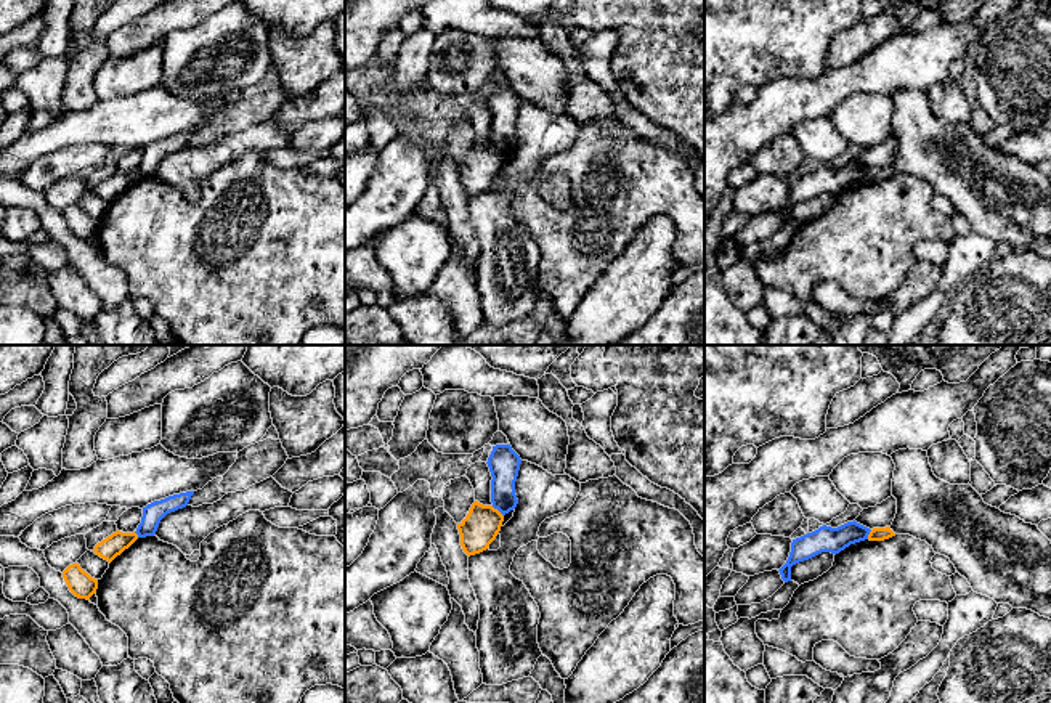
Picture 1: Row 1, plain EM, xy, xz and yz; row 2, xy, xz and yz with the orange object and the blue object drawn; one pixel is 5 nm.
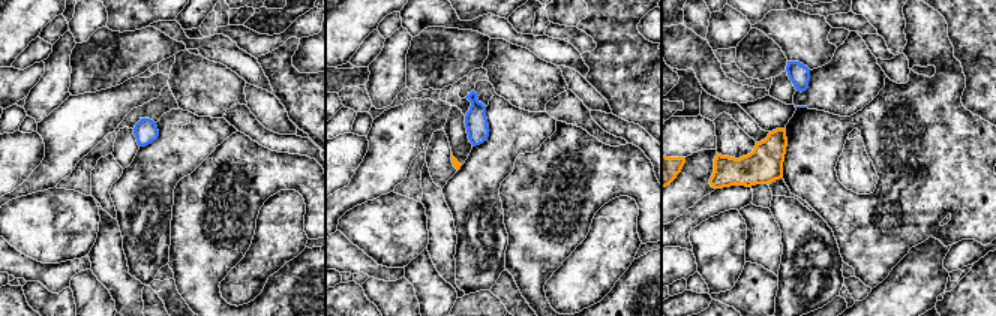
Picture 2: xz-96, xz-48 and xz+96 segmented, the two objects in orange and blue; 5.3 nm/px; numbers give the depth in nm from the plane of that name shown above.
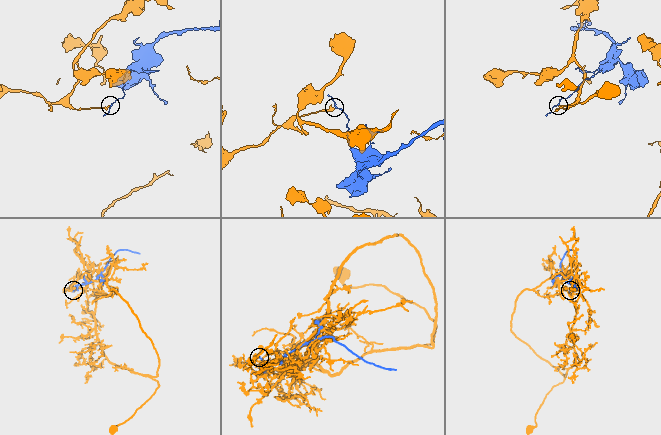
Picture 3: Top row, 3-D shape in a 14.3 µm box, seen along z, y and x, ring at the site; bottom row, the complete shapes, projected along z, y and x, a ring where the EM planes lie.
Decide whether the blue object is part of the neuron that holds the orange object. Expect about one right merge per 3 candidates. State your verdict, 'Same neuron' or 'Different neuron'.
Different neuron

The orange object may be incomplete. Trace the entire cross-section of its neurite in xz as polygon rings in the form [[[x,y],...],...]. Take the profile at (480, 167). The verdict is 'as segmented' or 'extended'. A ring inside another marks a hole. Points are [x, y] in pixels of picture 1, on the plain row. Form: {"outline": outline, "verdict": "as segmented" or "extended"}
{"outline": [[[475,141],[467,157],[457,164],[461,186],[470,197],[489,188],[501,172],[504,156],[493,146],[483,146]]], "verdict": "as segmented"}

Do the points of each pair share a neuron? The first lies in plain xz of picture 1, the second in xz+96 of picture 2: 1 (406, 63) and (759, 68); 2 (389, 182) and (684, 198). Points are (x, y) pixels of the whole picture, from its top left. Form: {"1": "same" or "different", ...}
{"1": "different", "2": "same"}

